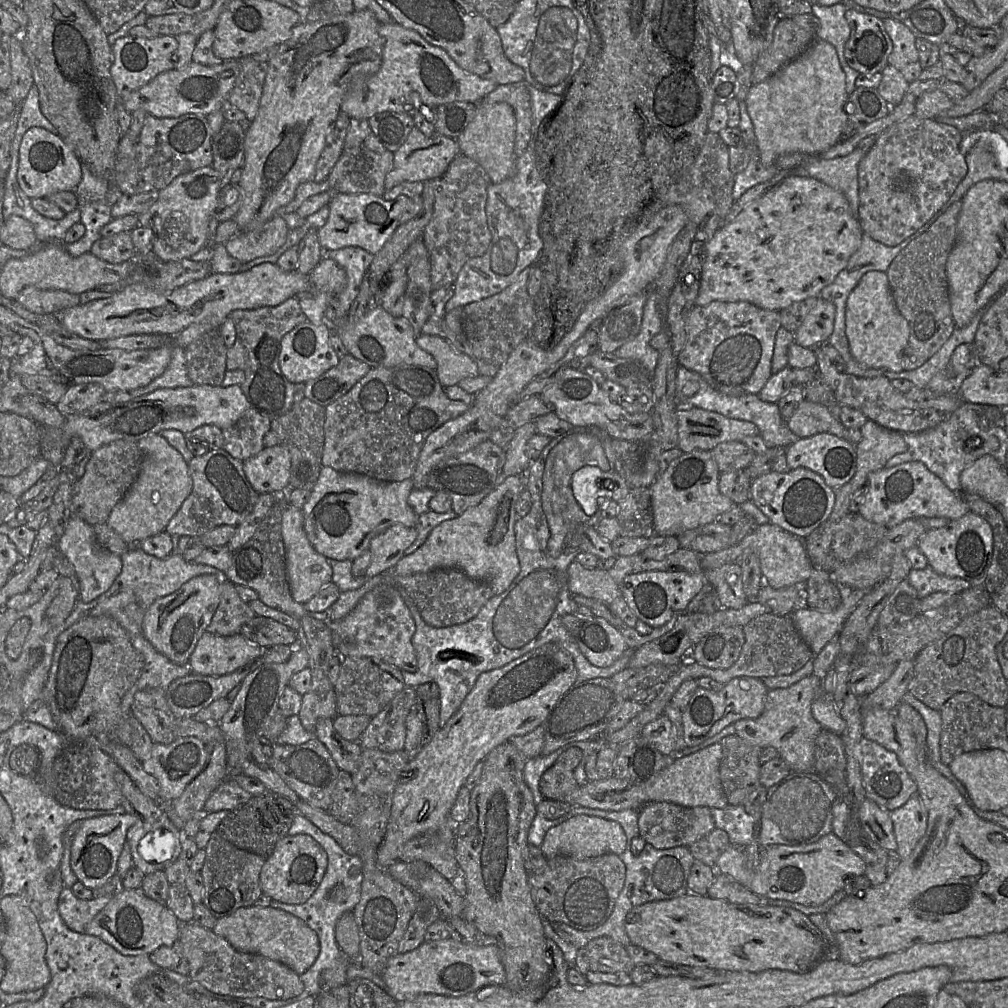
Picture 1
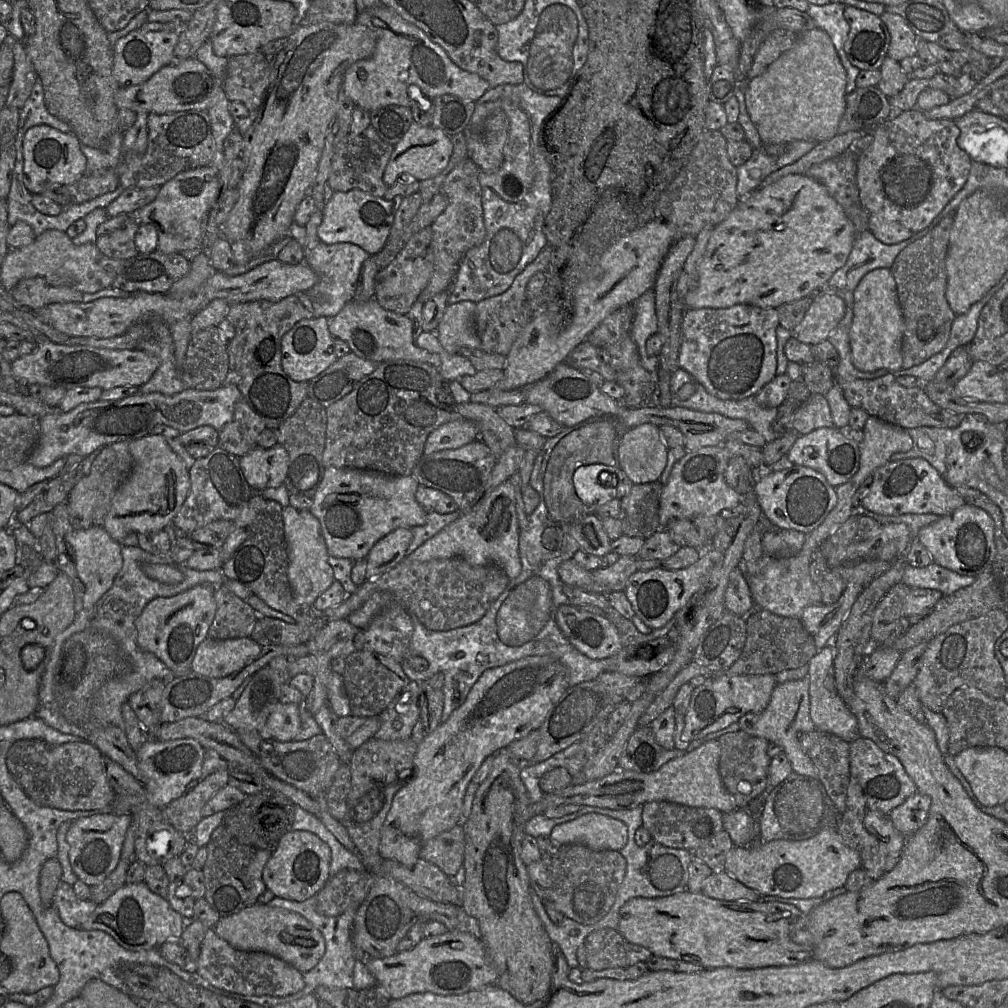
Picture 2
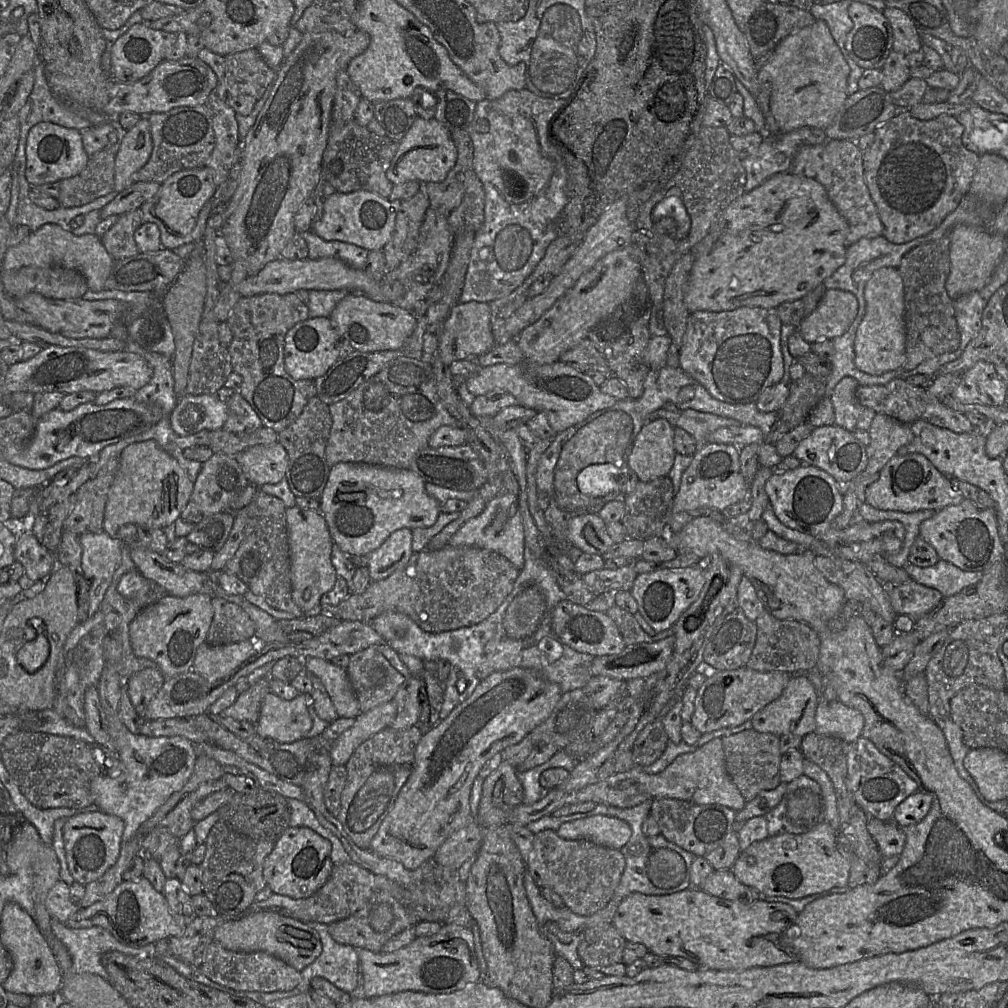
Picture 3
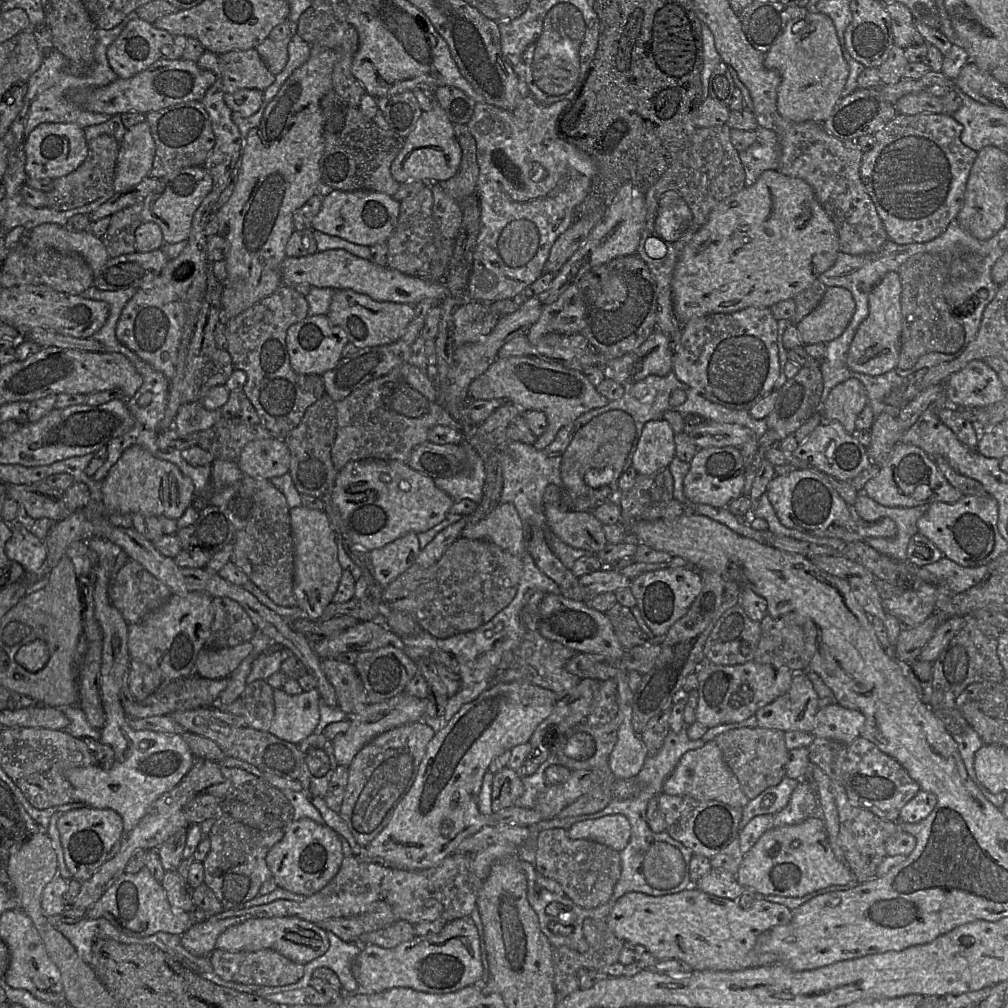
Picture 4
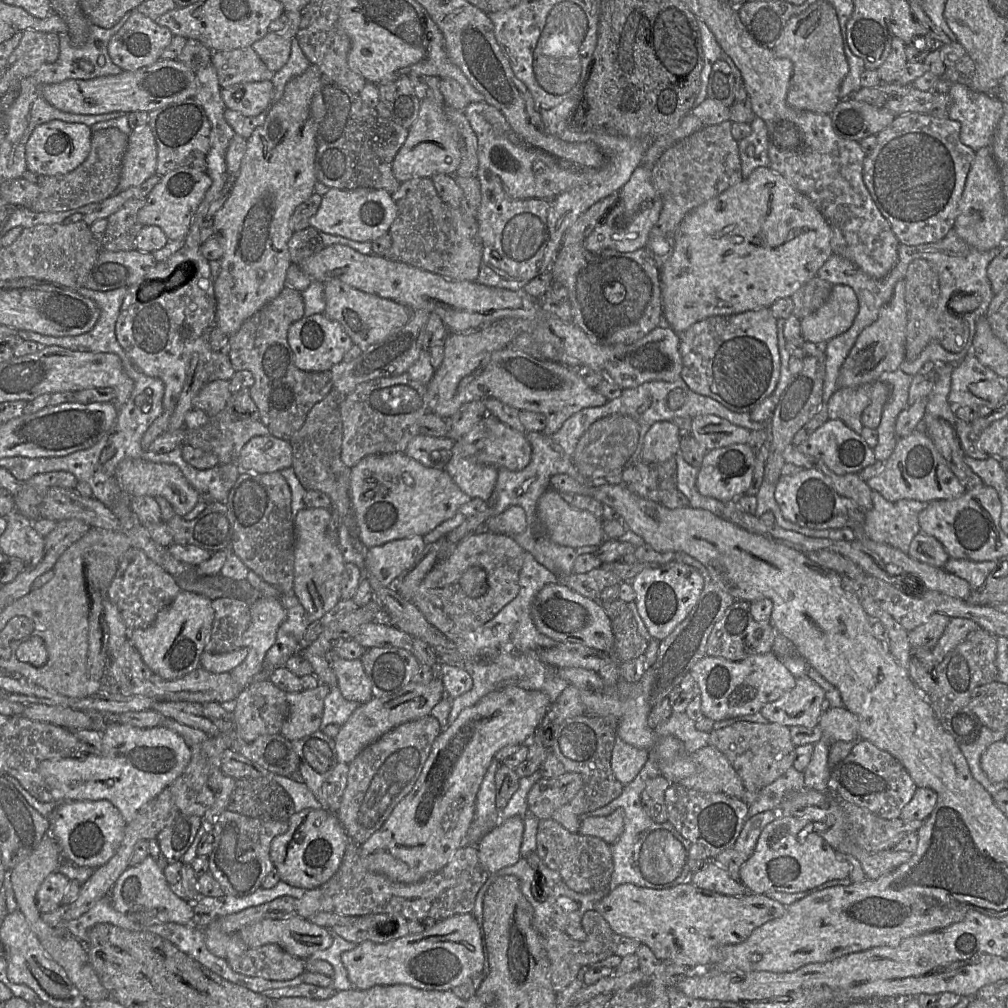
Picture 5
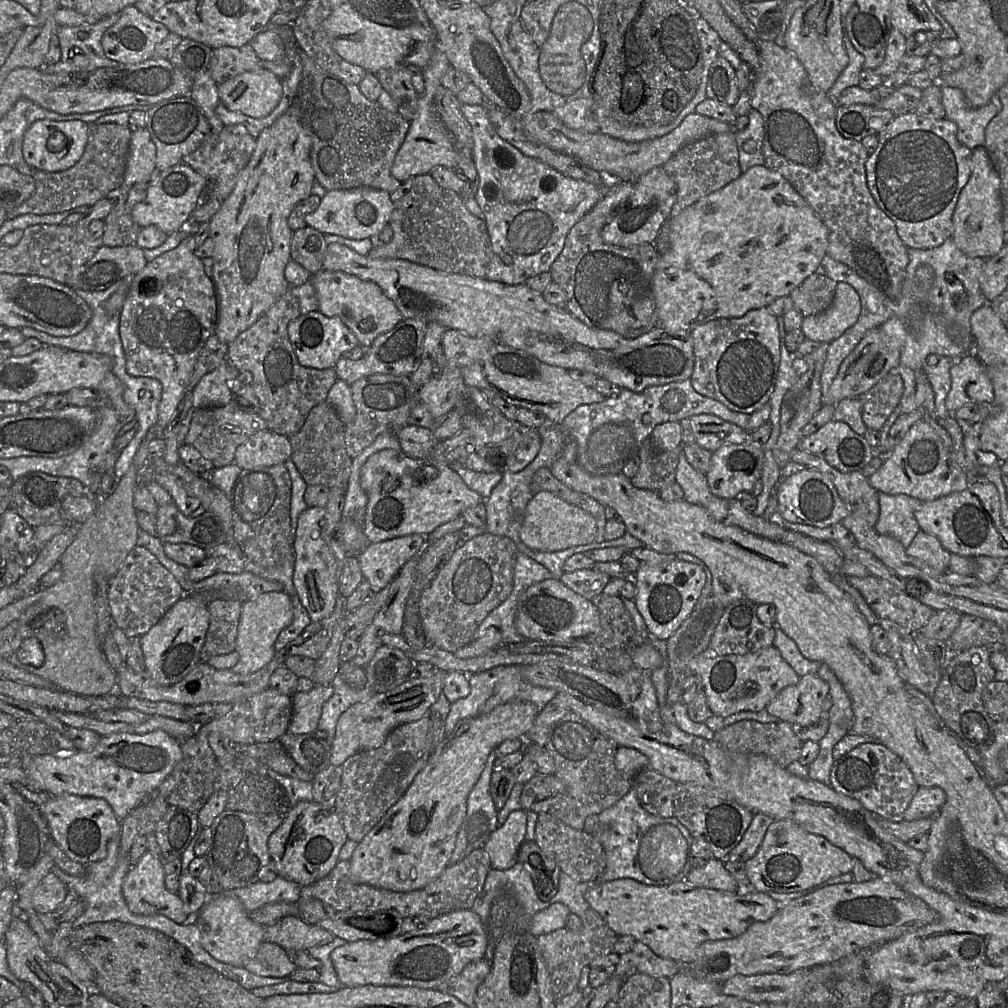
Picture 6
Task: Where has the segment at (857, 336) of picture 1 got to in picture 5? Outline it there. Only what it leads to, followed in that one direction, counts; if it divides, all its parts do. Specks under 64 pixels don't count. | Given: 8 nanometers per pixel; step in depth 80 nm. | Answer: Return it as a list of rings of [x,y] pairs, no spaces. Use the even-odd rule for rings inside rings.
[[[900,280],[894,287],[891,300],[880,309],[877,320],[867,326],[856,339],[840,369],[837,378],[838,388],[856,388],[873,384],[883,373],[897,370],[905,360],[906,327],[905,282]]]

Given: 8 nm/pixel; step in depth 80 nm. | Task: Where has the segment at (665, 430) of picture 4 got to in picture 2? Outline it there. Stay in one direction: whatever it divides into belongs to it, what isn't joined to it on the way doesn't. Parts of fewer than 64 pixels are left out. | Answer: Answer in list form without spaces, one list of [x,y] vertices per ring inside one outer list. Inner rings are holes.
[[[642,424],[628,429],[618,448],[618,463],[633,484],[658,481],[667,463],[668,448],[659,427]]]

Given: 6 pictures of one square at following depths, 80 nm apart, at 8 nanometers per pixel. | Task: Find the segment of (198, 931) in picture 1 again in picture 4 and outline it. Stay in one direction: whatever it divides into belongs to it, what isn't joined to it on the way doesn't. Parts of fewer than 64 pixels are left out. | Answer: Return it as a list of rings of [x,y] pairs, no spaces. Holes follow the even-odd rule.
[[[216,947],[209,955],[209,959],[215,973],[222,979],[244,985],[285,986],[299,981],[304,973],[303,965],[270,949],[255,952],[229,952]]]

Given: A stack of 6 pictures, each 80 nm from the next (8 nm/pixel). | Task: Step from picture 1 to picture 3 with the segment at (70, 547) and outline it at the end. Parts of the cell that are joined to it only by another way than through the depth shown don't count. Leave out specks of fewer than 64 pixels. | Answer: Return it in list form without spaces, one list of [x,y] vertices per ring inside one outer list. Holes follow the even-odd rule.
[[[104,530],[79,535],[83,576],[89,580],[89,616],[96,613],[121,562],[122,542]]]

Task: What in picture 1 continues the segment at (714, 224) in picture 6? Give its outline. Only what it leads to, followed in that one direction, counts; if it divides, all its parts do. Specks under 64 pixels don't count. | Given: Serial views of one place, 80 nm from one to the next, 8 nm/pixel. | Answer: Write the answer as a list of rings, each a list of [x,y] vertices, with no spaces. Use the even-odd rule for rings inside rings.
[[[795,175],[786,177],[774,191],[770,191],[750,202],[730,223],[719,226],[706,248],[695,306],[706,306],[712,302],[748,302],[761,309],[780,311],[792,303],[810,297],[819,297],[820,291],[834,281],[838,273],[847,266],[850,257],[859,249],[862,236],[863,231],[858,218],[851,212],[846,197],[840,191],[811,177]]]

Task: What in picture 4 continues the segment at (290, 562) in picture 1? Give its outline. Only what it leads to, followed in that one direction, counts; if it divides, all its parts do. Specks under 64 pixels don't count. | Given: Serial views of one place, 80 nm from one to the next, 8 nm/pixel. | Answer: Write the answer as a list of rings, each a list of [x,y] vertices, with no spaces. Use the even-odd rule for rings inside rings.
[[[299,506],[290,509],[294,545],[293,592],[298,606],[311,620],[319,620],[335,595],[343,568],[338,560],[336,535],[325,511]]]

